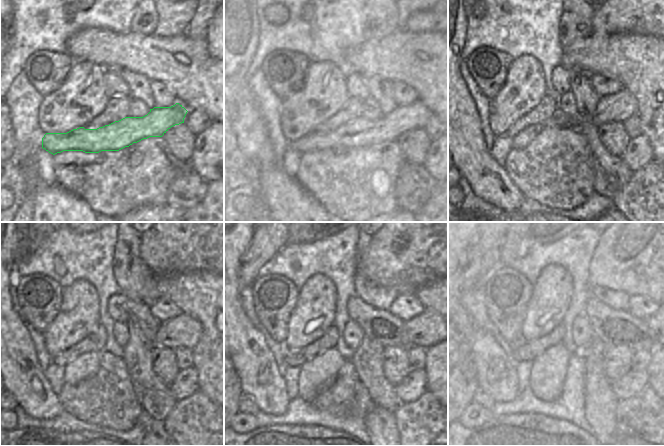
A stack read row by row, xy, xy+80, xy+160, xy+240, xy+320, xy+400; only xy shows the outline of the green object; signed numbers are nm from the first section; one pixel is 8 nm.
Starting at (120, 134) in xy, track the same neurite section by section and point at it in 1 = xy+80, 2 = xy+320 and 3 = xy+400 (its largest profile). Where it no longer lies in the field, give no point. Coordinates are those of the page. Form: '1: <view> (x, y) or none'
1: xy+80 (350, 132)
2: xy+320 (426, 329)
3: xy+400 (649, 315)

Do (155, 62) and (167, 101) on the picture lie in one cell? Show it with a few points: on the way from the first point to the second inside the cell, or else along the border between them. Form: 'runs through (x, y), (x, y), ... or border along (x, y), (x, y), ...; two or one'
border along (150, 80), (159, 80), (171, 92), (175, 101); two

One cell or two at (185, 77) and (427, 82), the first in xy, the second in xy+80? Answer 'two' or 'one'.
one

